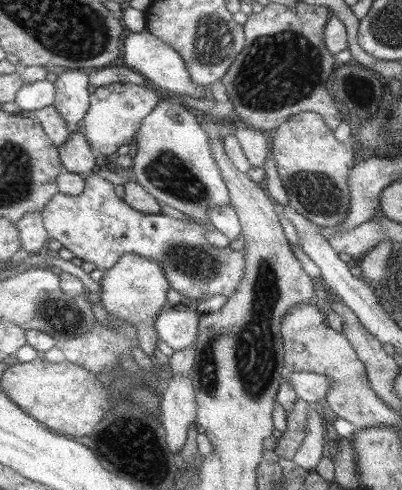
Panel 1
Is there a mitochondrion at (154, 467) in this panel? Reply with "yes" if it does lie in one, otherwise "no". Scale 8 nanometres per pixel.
no

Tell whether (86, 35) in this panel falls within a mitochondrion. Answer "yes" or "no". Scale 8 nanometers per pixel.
yes

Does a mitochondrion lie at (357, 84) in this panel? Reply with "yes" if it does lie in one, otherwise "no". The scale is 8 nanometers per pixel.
yes

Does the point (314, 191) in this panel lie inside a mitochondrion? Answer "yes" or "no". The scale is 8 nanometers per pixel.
yes

